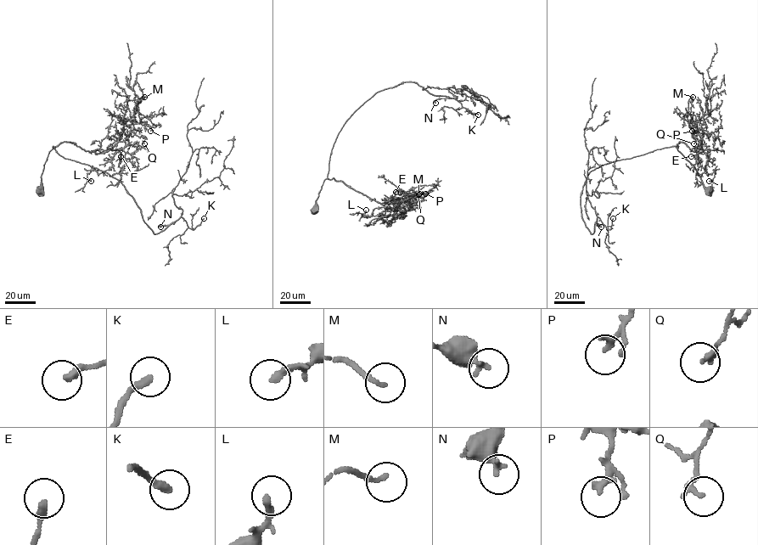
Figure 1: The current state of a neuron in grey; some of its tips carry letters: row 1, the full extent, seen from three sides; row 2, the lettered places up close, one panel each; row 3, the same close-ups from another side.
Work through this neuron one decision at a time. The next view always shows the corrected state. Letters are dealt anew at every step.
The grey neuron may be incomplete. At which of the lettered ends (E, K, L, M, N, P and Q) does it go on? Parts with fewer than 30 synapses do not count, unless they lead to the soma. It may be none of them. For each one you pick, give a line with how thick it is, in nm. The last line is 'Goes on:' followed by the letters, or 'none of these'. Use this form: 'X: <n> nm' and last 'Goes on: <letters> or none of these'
K: 260 nm
M: 160 nm
P: 240 nm
Goes on: K, M, P

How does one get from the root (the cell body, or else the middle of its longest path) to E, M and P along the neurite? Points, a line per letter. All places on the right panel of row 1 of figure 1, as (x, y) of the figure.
E: (709, 188), (677, 149), (680, 142), (697, 153), (703, 150), (701, 142), (699, 159), (691, 156)
M: (709, 188), (677, 149), (682, 142), (691, 151), (703, 150), (697, 126), (687, 113), (693, 97)
P: (709, 188), (677, 149), (682, 142), (691, 151), (703, 150), (695, 123), (692, 131)

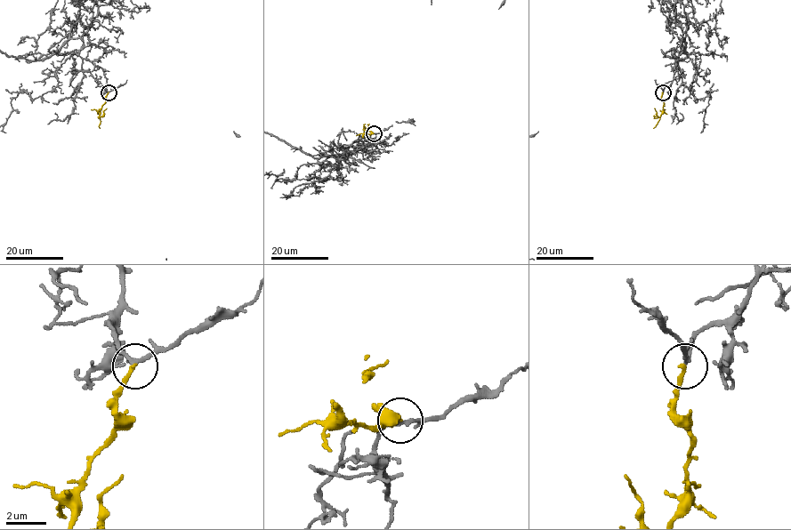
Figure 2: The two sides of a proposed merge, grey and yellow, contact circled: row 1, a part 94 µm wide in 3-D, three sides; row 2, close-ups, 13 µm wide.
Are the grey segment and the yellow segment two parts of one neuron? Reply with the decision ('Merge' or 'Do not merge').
Merge

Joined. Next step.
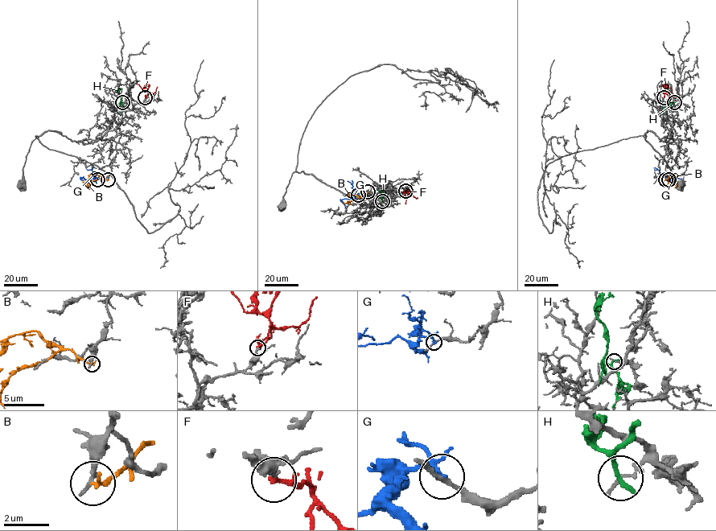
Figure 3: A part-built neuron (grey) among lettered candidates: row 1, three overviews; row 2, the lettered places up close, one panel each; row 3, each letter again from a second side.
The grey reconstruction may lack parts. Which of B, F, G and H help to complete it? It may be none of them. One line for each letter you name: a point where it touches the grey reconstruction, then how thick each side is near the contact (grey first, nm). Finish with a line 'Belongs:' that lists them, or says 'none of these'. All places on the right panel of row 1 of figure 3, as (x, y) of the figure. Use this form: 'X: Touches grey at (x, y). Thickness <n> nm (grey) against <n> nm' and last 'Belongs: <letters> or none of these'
F: Touches grey at (664, 97). Thickness 180 nm (grey) against 220 nm
Belongs: F

